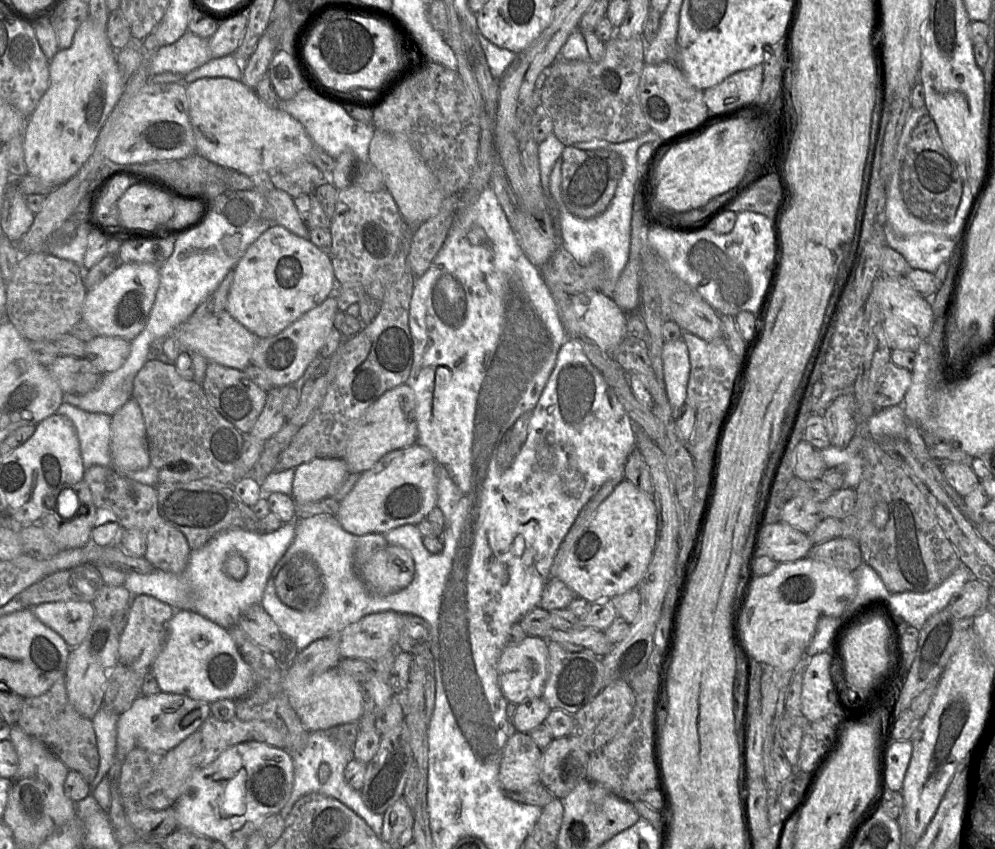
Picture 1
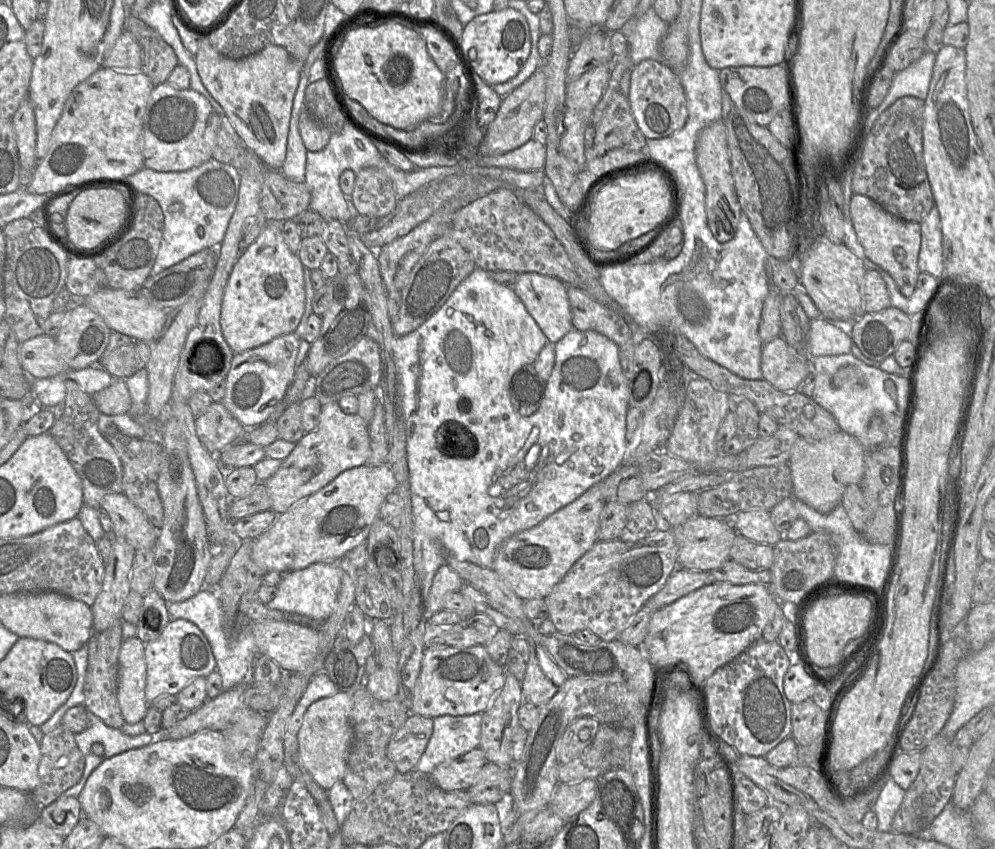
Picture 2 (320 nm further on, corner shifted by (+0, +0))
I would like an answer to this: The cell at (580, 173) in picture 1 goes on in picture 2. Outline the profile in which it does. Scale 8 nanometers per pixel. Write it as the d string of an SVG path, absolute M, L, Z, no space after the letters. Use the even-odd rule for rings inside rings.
M619 91L595 126L593 144L586 148L586 162L613 149L645 150L646 144L647 138L633 117L628 97Z

